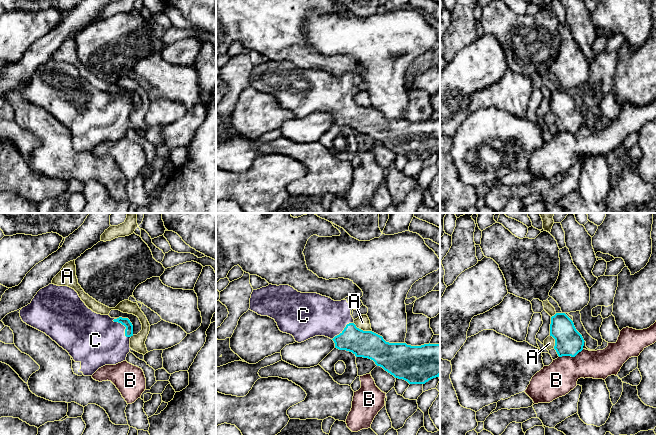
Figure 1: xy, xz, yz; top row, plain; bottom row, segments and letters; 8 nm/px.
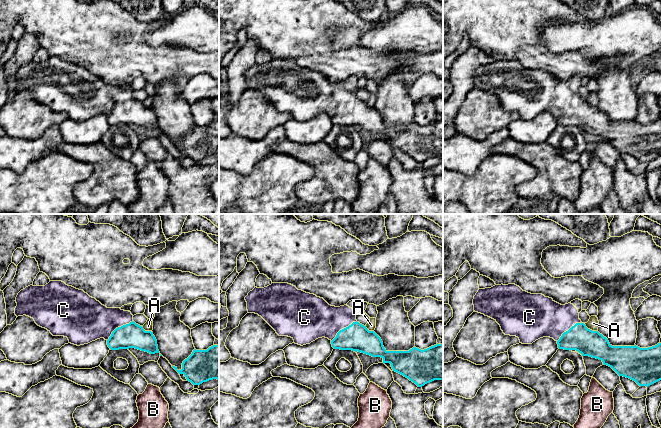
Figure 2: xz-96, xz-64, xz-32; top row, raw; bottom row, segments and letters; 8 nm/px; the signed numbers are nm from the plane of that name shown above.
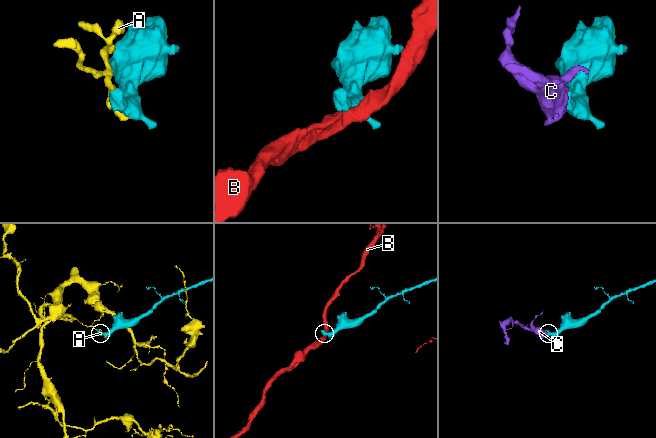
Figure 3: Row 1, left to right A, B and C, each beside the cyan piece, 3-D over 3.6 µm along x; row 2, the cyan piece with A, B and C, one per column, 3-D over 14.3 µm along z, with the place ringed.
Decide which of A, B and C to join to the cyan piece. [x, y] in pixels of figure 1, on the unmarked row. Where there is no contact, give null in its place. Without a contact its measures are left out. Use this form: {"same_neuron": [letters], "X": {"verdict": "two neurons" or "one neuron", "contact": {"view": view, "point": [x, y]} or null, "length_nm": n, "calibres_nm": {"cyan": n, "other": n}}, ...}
{"same_neuron": ["C"], "A": {"verdict": "two neurons", "contact": {"view": "xz", "point": [362, 106]}, "length_nm": 170, "calibres_nm": {"cyan": 220, "other": 110}}, "B": {"verdict": "two neurons", "contact": {"view": "yz", "point": [571, 132]}, "length_nm": 220, "calibres_nm": {"cyan": 220, "other": 280}}, "C": {"verdict": "one neuron", "contact": {"view": "xy", "point": [125, 102]}, "length_nm": 200, "calibres_nm": {"cyan": 70, "other": 400}}}

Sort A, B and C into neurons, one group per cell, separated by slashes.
A / B / C

